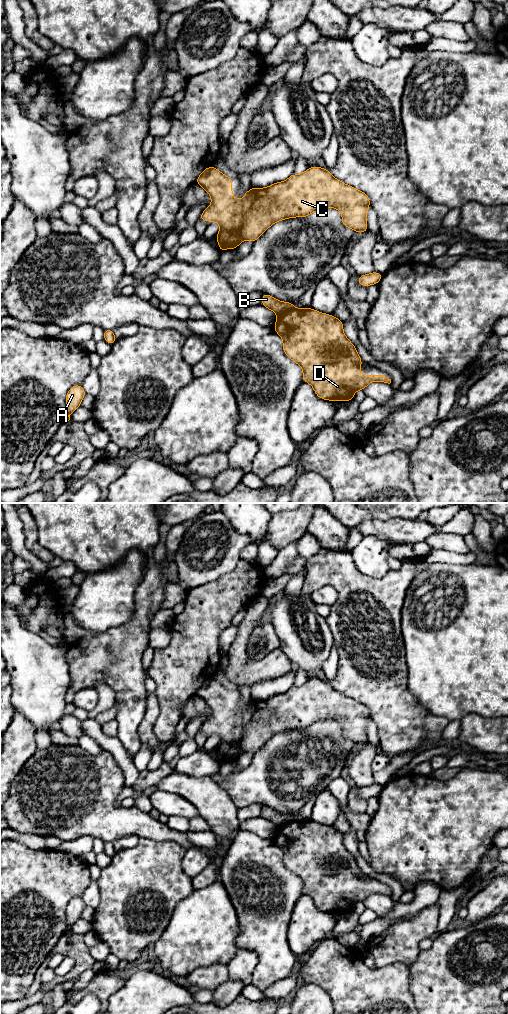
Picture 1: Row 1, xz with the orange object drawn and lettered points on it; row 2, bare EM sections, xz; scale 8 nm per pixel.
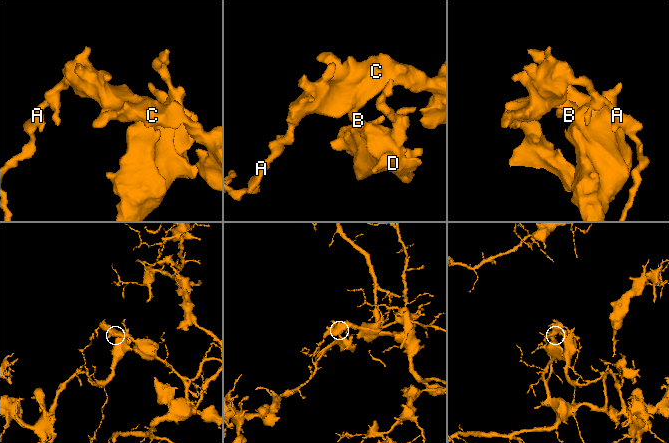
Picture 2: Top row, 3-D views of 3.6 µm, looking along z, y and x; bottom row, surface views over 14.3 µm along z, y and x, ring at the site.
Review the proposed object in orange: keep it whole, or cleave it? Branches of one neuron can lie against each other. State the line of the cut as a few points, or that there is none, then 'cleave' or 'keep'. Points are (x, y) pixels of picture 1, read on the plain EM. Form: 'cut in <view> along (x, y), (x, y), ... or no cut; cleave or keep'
cut in xz along (293, 819), (277, 827); cleave

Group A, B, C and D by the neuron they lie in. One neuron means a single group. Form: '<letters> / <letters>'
A B C / D

